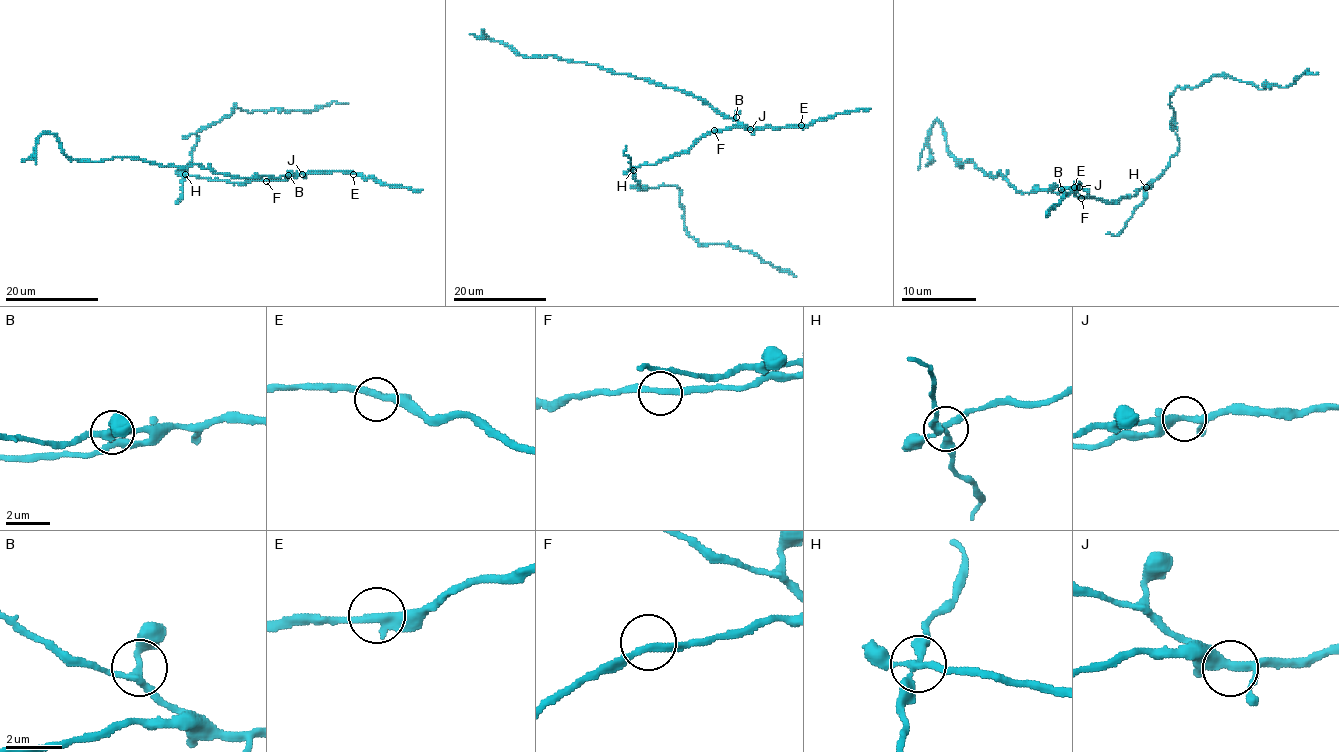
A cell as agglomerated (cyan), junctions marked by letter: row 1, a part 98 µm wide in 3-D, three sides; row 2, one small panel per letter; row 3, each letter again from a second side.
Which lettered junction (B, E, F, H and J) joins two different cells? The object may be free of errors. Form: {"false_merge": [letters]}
{"false_merge": ["H"]}

